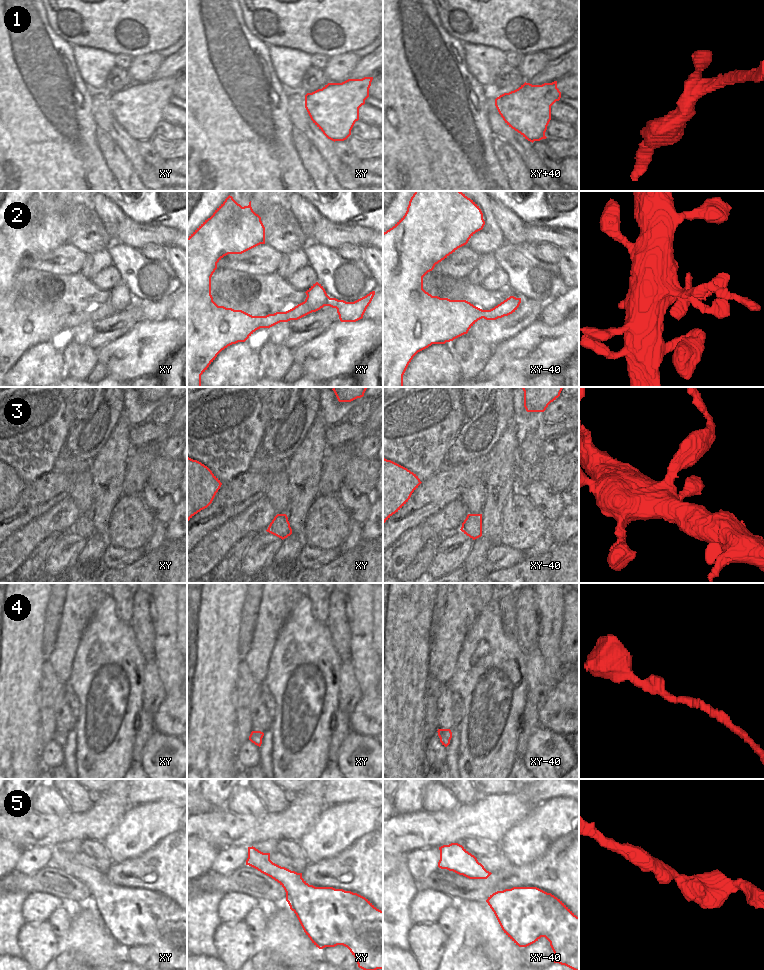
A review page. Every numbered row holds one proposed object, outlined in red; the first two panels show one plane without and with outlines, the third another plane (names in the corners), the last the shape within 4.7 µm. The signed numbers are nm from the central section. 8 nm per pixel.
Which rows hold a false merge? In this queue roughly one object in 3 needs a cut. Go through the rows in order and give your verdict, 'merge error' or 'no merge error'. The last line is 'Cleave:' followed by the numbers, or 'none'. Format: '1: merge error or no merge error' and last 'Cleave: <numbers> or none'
1: no merge error
2: no merge error
3: no merge error
4: no merge error
5: no merge error
Cleave: none

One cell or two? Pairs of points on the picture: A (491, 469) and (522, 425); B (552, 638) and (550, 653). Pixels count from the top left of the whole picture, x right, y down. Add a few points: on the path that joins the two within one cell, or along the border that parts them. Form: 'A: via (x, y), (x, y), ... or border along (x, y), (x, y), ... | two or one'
A: border along (511, 420), (515, 425), (515, 438), (518, 443) | two
B: via (550, 642), (550, 649) | one

